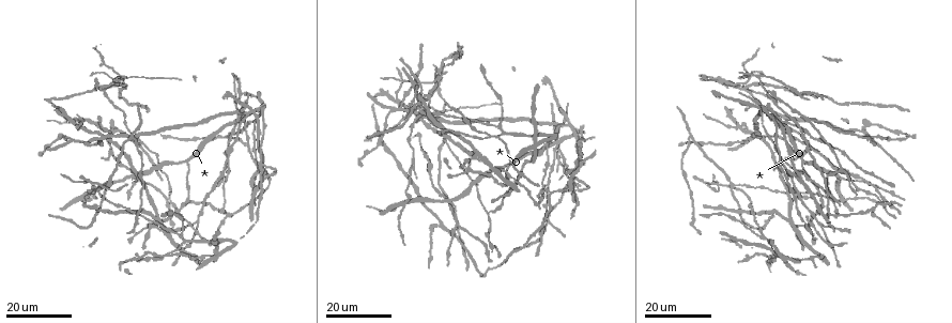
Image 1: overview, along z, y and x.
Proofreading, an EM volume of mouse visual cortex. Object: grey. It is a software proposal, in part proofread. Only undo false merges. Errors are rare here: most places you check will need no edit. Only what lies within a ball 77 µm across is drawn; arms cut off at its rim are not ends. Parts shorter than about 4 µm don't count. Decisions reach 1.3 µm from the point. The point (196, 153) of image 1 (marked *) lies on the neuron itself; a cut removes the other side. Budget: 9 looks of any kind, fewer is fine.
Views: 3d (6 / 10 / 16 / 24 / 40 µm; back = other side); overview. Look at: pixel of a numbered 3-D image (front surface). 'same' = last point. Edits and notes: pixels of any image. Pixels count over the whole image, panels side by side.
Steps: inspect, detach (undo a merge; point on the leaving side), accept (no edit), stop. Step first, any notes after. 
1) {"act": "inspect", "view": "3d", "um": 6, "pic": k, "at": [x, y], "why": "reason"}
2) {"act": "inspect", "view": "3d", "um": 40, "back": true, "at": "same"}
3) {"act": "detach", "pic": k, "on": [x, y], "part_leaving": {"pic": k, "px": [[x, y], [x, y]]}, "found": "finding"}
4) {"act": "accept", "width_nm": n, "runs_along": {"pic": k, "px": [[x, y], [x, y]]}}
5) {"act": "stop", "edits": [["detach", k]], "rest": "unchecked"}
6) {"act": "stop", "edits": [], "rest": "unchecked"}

{"act": "inspect", "view": "3d", "um": 24, "pic": 1, "at": [487, 139], "why": "four or more arms meet"}

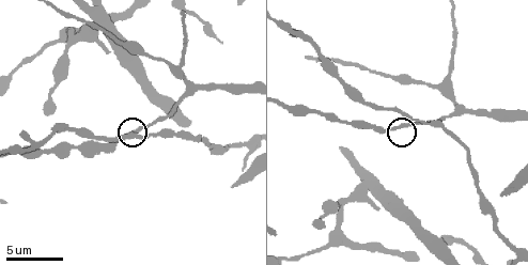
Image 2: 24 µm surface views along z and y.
{"act": "inspect", "view": "3d", "um": 10, "pic": 2, "at": [404, 124], "why": "zoom in"}

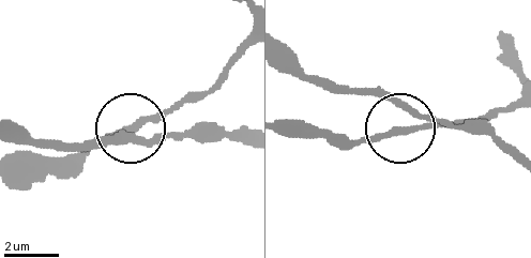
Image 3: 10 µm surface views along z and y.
{"act": "accept", "runs_along": {"pic": 3, "px": [[245, 34], [211, 84], [133, 130], [149, 138], [215, 138]]}, "found": "continuous, no second neuron"}

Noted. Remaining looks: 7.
{"act": "inspect", "view": "3d", "um": 24, "pic": 1, "at": [419, 82], "why": "four or more arms meet"}

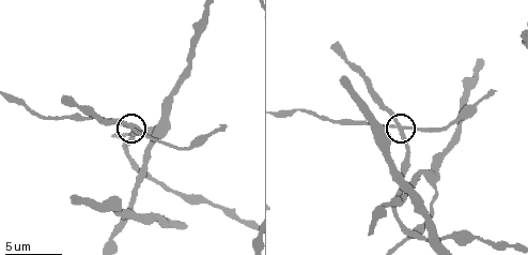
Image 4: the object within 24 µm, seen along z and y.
{"act": "inspect", "view": "3d", "um": 6, "pic": 4, "at": [396, 122]}

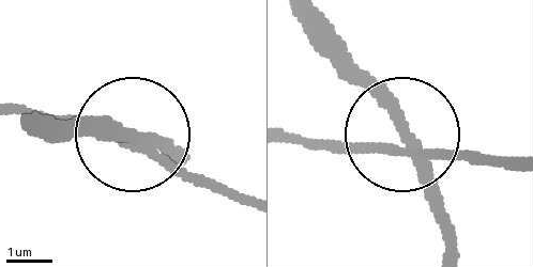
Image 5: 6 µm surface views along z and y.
{"act": "accept", "side_arm_um": 10, "runs_along": {"pic": 5, "px": [[181, 160], [135, 137], [47, 137]]}, "found": "all the same neuron"}

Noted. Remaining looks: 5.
{"act": "inspect", "view": "3d", "um": 24, "pic": 1, "at": [413, 161], "why": "side arm on a straight run"}

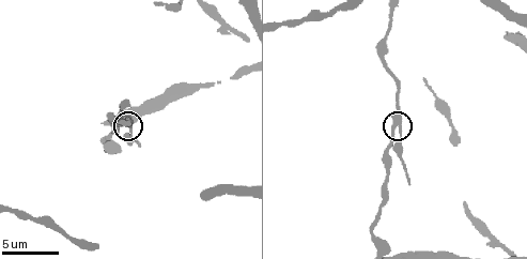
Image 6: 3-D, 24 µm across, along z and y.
{"act": "inspect", "view": "3d", "um": 10, "pic": 6, "at": [401, 128], "why": "zoom in"}

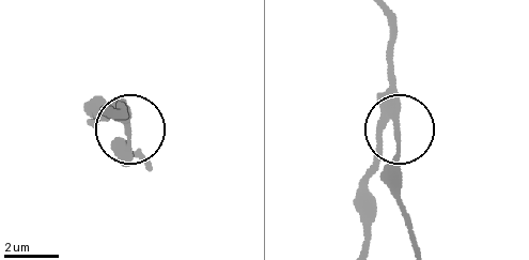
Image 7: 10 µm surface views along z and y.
{"act": "inspect", "view": "3d", "um": 6, "pic": 7, "at": [126, 127], "why": "zoom in"}

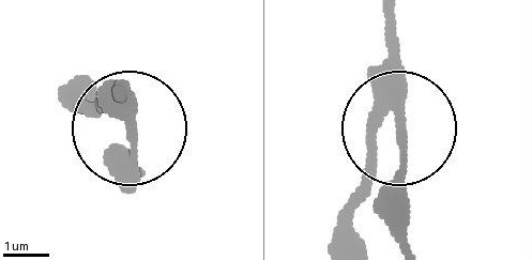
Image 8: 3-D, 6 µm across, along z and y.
{"act": "accept", "side_arm_um": 6, "found": "one neuron here"}

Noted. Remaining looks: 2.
{"act": "inspect", "view": "3d", "um": 16, "pic": 1, "at": [725, 82], "why": "two arms in line, one across"}

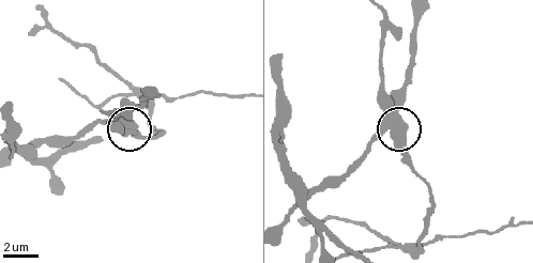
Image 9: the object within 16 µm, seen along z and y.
{"act": "inspect", "view": "3d", "um": 10, "pic": 9, "at": [395, 116], "why": "closer look"}

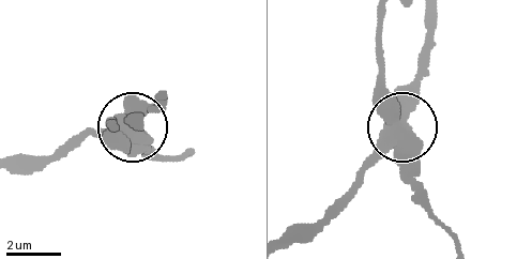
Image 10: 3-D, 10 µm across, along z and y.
{"act": "detach", "pic": 10, "on": [118, 142], "side_arm_um": 9, "part_leaving": {"pic": 10, "px": [[403, 138], [414, 191], [451, 240]]}, "found": "a second neuron is stuck on"}

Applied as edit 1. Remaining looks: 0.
{"act": "stop", "edits": [["detach", 10]], "rest": "unchecked"}

